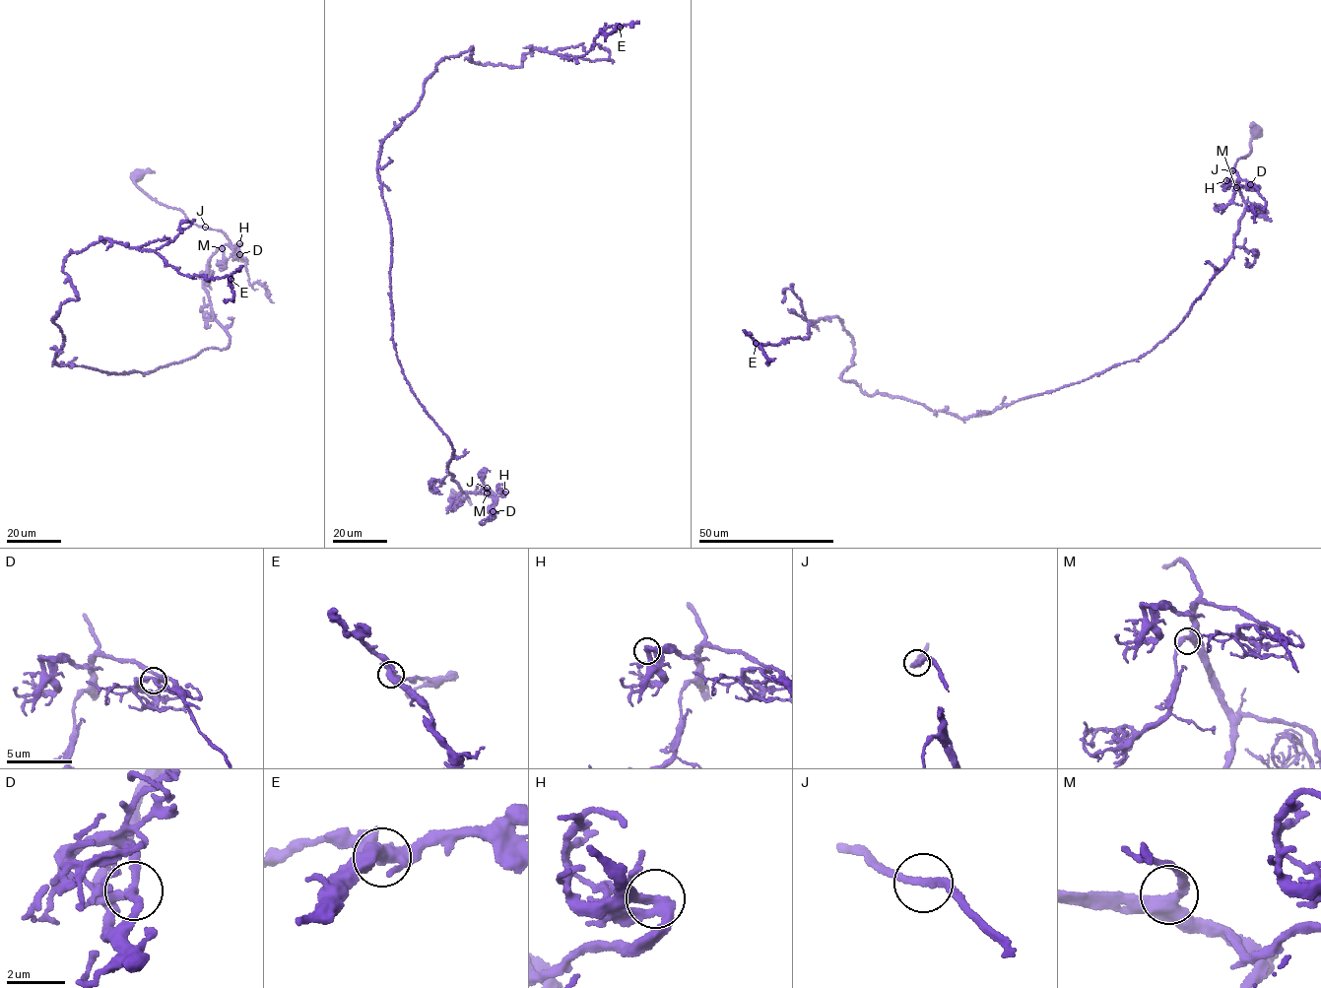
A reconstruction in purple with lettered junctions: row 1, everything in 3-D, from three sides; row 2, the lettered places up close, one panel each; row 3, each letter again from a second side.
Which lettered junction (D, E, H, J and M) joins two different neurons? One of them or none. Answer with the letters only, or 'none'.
none

